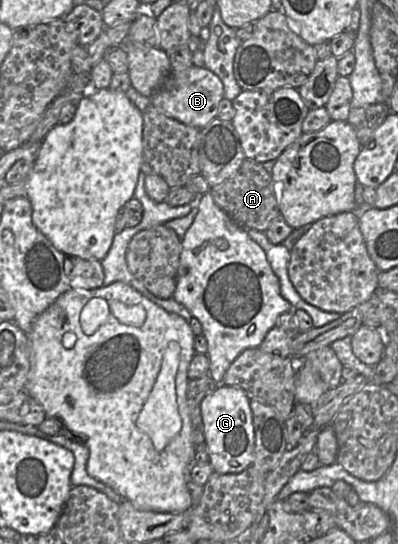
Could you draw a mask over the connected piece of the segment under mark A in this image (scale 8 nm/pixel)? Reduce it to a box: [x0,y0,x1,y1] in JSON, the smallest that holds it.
[210,158,280,232]

